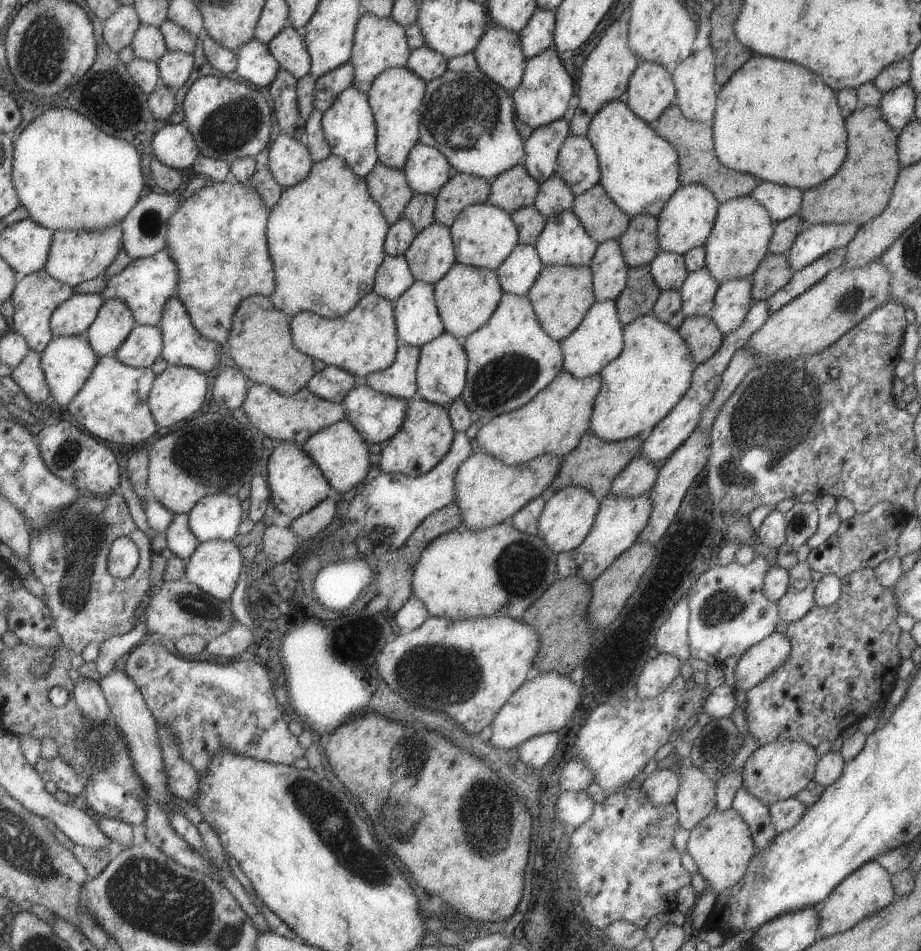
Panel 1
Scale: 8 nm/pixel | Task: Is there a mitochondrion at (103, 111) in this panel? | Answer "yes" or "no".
no

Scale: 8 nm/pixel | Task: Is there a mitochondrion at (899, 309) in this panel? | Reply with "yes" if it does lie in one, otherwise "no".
no

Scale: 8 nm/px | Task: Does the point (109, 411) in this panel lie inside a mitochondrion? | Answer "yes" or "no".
no

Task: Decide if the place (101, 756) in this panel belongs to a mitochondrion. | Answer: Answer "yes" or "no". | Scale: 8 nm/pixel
yes

